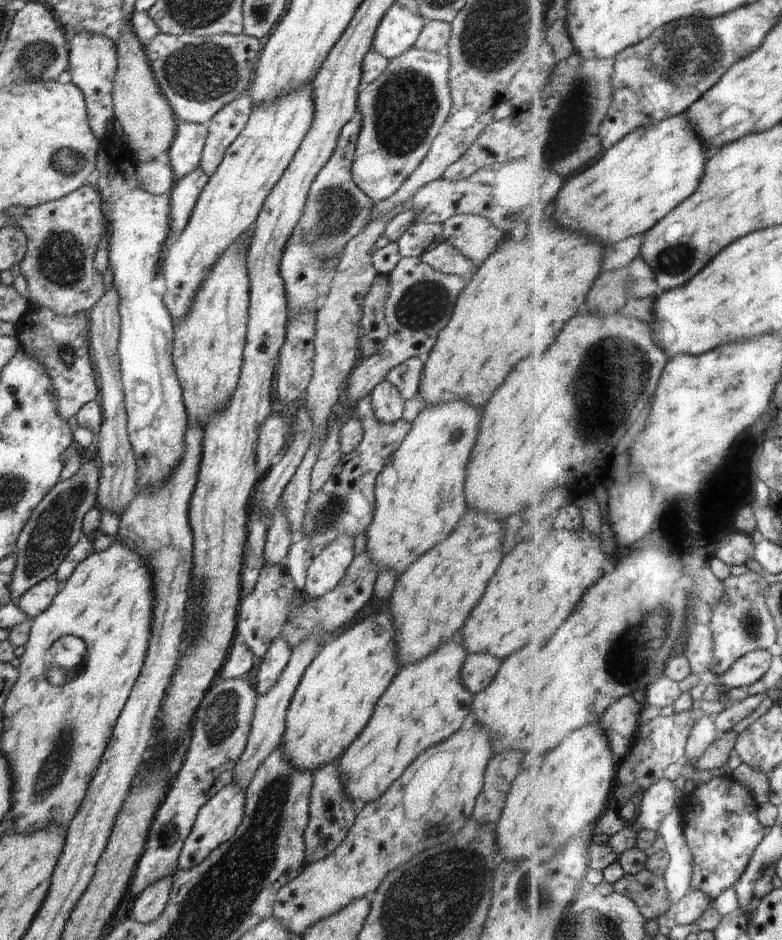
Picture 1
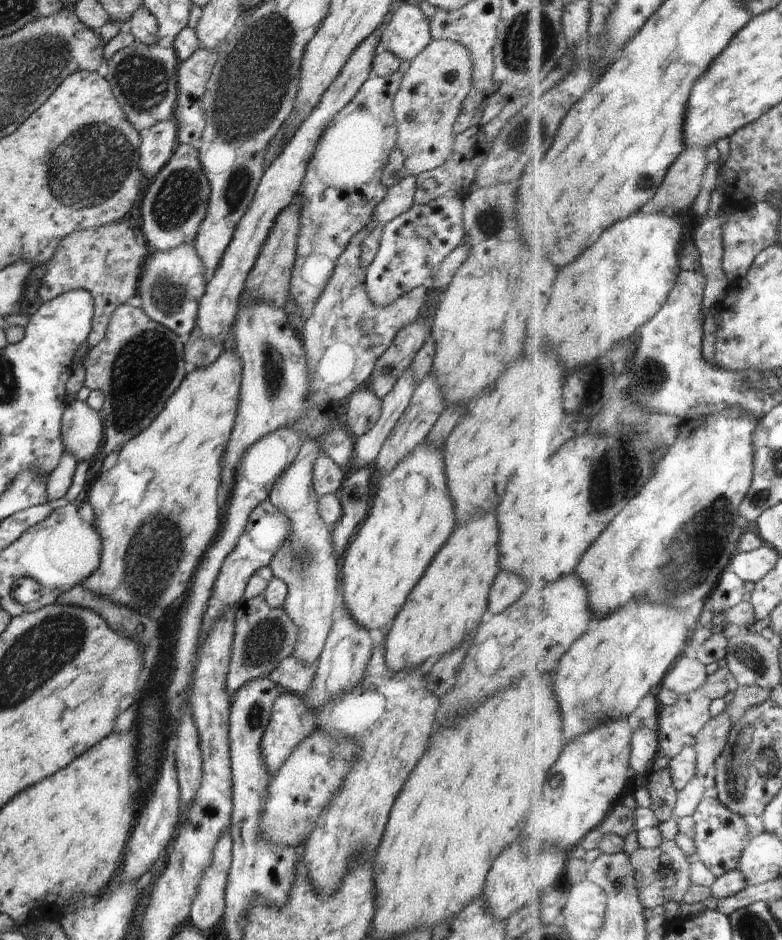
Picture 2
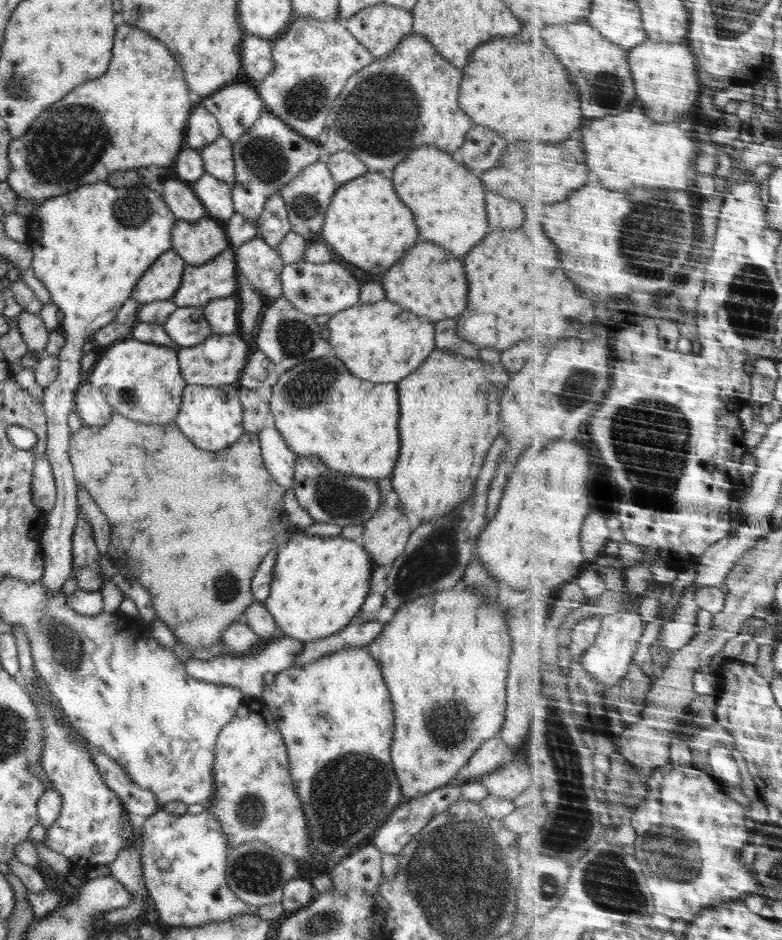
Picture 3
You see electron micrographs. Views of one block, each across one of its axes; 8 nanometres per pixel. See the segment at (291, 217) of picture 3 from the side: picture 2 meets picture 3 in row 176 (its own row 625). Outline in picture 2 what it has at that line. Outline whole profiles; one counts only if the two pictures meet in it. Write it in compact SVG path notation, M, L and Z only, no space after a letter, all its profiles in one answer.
M304 438L301 440L300 451L292 465L276 480L269 494L271 504L274 504L288 520L290 520L290 534L272 558L269 568L272 570L275 578L280 578L286 586L288 592L282 608L288 614L288 618L296 624L296 646L292 656L296 656L302 664L315 664L324 649L324 644L330 628L333 624L334 608L336 608L336 590L338 590L338 560L334 556L334 544L332 544L332 527L326 526L318 514L318 496L312 488L312 468L315 461L323 455L324 450L318 446L316 440Z

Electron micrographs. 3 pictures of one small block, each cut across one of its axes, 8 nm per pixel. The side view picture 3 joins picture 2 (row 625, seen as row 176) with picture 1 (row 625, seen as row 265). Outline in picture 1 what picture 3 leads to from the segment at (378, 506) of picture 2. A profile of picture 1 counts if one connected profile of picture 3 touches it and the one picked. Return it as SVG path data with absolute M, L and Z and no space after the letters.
M380 610L355 623L344 632L333 636L331 641L321 645L319 653L308 665L300 684L292 695L292 700L286 710L286 728L281 743L284 758L296 770L316 772L320 766L338 760L364 730L366 722L372 716L376 702L398 672L394 628L392 628L392 617L388 614L388 610Z

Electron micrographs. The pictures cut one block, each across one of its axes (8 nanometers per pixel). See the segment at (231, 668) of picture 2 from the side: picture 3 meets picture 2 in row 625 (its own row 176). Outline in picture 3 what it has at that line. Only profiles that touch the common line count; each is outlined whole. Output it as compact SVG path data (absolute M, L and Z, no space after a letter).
M268 110L262 111L252 128L248 128L248 132L240 136L240 140L232 143L232 154L235 170L234 183L230 185L233 208L235 213L250 220L257 232L260 232L258 219L264 211L266 200L278 194L284 184L288 184L303 168L323 159L321 145L316 145L313 140L292 130Z

